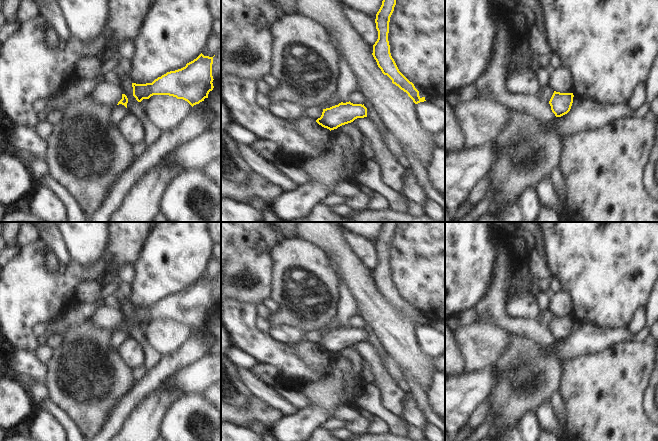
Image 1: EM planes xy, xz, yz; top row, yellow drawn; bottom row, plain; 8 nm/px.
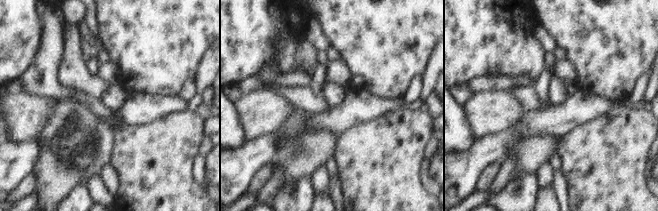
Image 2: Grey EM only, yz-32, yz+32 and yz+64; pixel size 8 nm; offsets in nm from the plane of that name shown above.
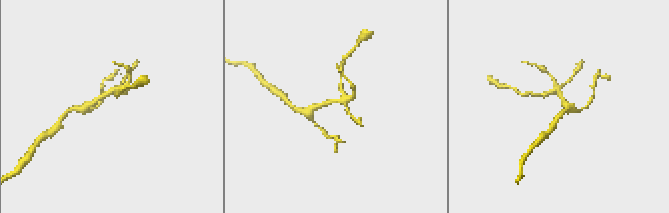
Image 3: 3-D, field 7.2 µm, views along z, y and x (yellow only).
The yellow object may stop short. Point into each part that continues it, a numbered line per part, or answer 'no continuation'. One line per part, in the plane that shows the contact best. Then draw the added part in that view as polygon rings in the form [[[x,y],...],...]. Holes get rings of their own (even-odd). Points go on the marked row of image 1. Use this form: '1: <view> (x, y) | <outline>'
no continuation

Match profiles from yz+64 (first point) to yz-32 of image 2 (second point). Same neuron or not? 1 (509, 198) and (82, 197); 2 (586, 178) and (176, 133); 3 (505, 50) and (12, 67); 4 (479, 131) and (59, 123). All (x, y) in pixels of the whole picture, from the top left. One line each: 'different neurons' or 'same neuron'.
1: same neuron
2: same neuron
3: same neuron
4: different neurons

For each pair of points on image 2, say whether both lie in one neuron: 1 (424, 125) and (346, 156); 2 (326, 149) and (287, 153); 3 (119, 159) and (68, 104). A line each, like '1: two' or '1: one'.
1: one
2: one
3: two

